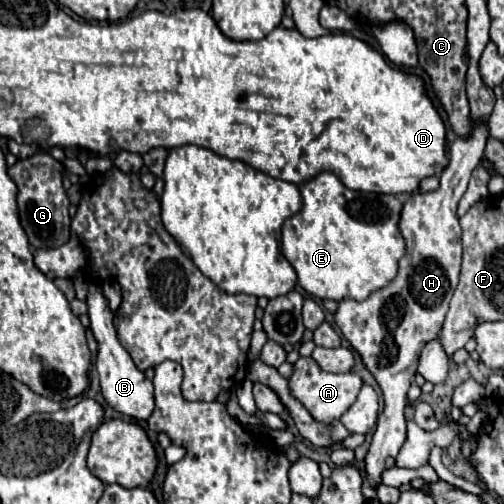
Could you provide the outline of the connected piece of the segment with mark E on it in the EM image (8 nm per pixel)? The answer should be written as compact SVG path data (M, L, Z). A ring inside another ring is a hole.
M320 173L314 179L302 183L300 193L304 201L302 211L284 221L280 247L284 257L298 273L298 283L302 289L320 299L342 301L348 297L354 301L364 301L372 291L386 287L396 277L398 261L406 255L406 243L398 229L402 211L402 201L398 197L352 191L344 187L334 173Z

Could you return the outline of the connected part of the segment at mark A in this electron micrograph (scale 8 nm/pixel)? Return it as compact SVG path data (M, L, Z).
M300 357L292 365L292 375L288 377L288 389L292 397L296 397L316 421L326 423L326 425L330 425L332 421L338 421L350 409L350 405L358 397L360 387L362 387L362 379L356 373L322 371L320 365L312 357Z

